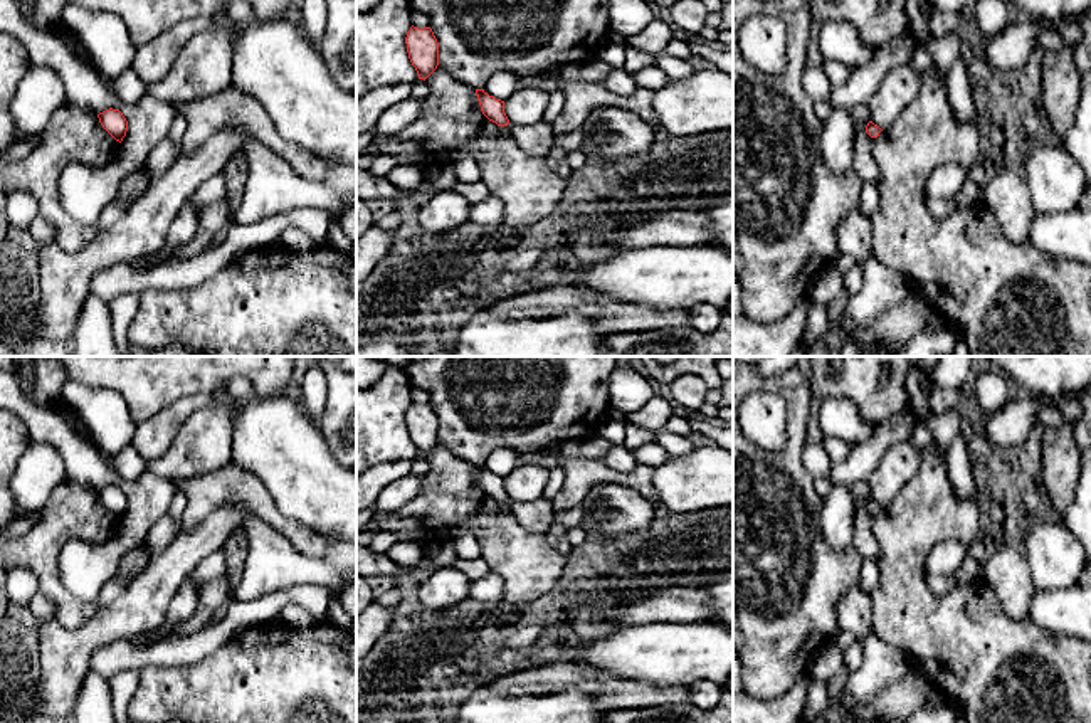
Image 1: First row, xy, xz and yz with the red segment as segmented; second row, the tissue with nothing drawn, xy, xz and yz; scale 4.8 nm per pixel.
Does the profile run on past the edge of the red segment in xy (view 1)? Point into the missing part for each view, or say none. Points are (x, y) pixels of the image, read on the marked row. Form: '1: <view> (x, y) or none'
1: none

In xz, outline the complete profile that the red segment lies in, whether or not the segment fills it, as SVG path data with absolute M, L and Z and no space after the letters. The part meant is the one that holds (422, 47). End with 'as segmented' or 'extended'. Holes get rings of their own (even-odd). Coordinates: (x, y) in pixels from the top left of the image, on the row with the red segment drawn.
M410 27L405 37L407 52L419 79L427 79L439 66L439 42L430 27Z; as segmented

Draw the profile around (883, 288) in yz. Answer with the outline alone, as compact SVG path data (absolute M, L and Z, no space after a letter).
M874 256L862 264L862 289L849 296L844 313L859 328L869 325L883 311L898 306L911 293L906 277L884 264Z

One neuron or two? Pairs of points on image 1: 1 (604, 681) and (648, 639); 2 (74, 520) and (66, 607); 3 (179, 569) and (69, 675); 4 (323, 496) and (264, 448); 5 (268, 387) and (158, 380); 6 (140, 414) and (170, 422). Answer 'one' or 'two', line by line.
1: two
2: one
3: one
4: one
5: one
6: two

